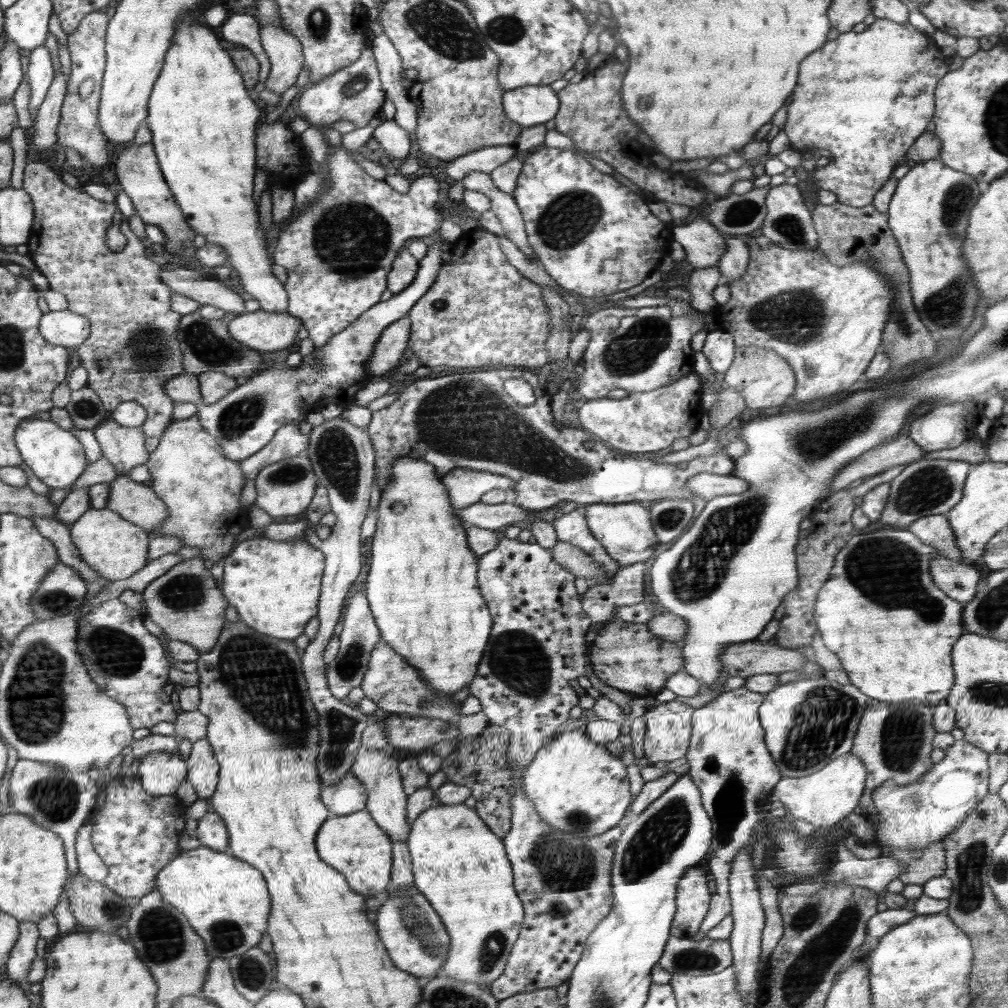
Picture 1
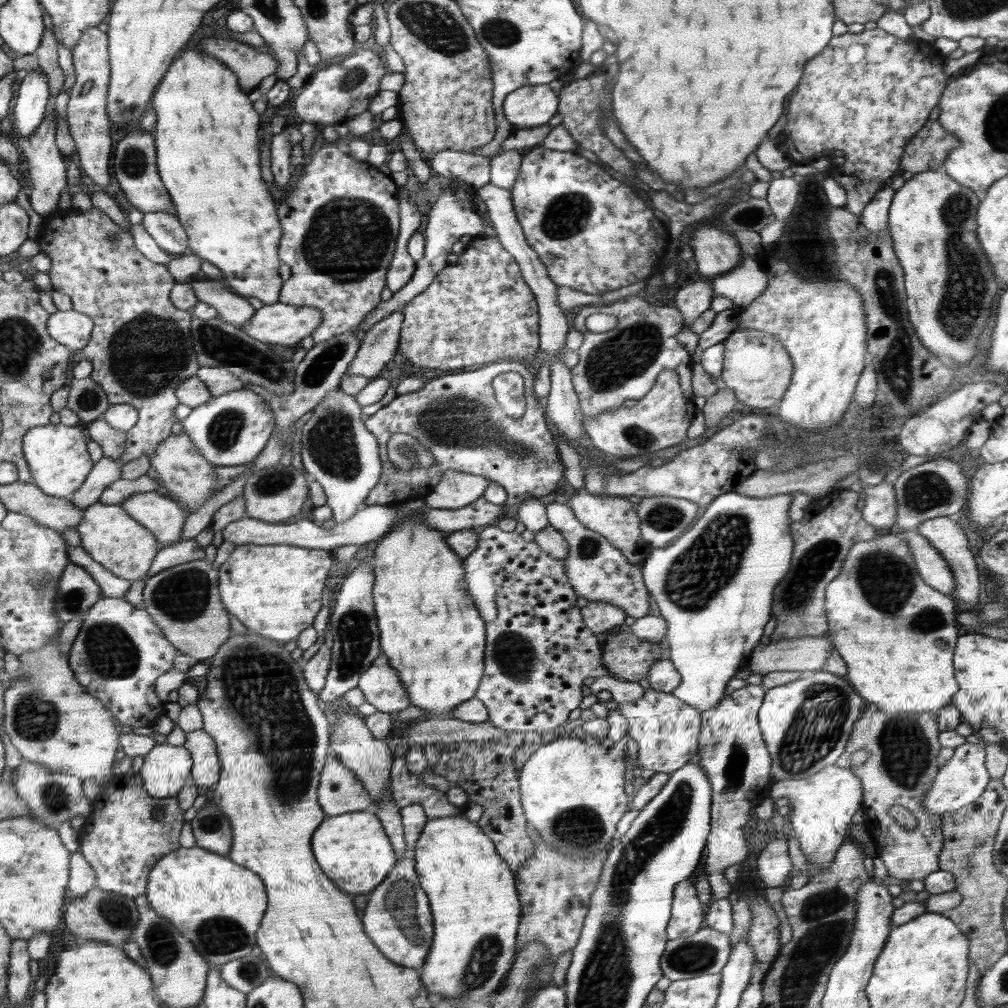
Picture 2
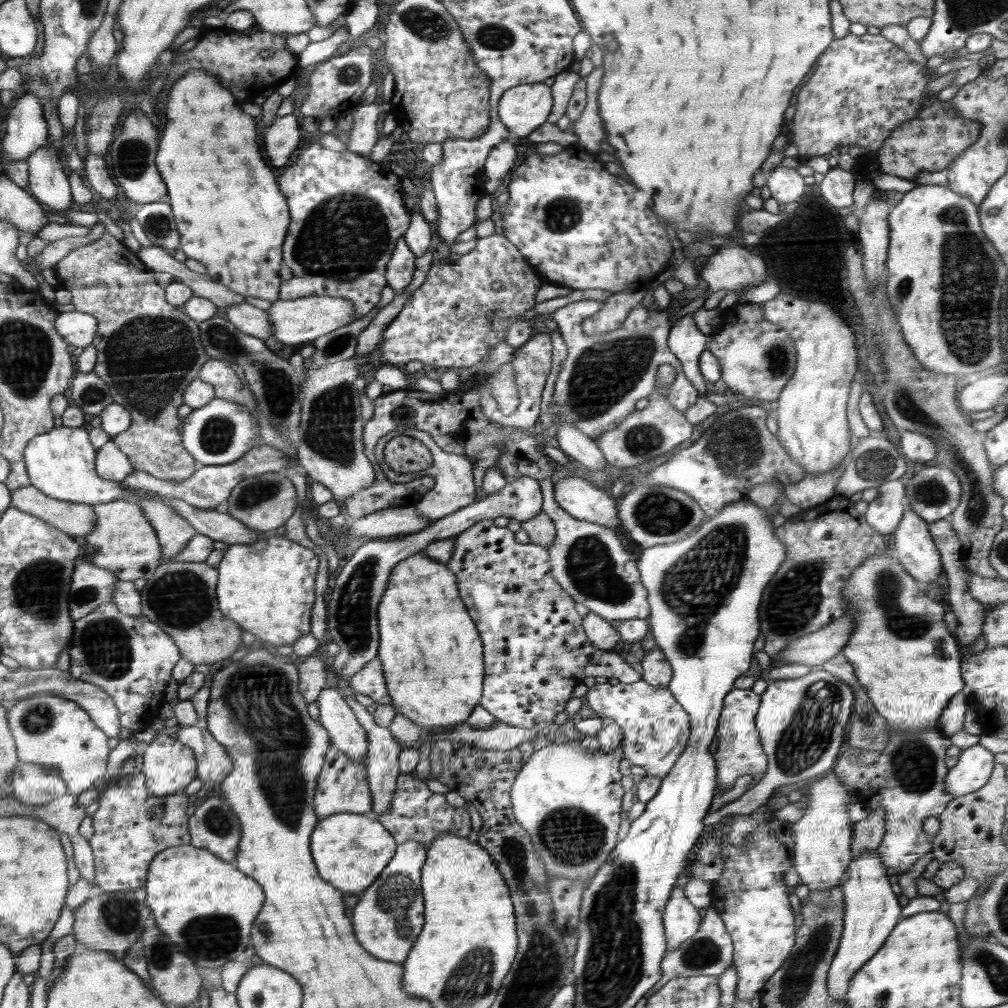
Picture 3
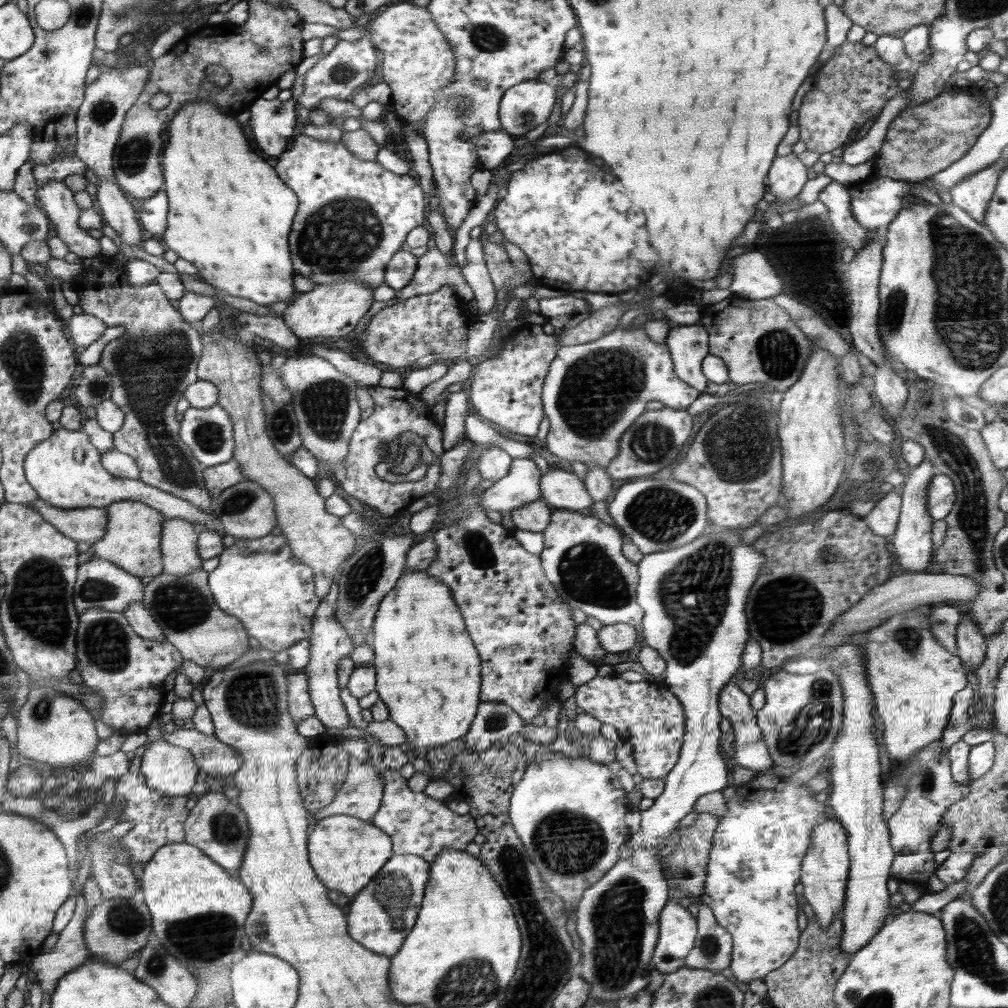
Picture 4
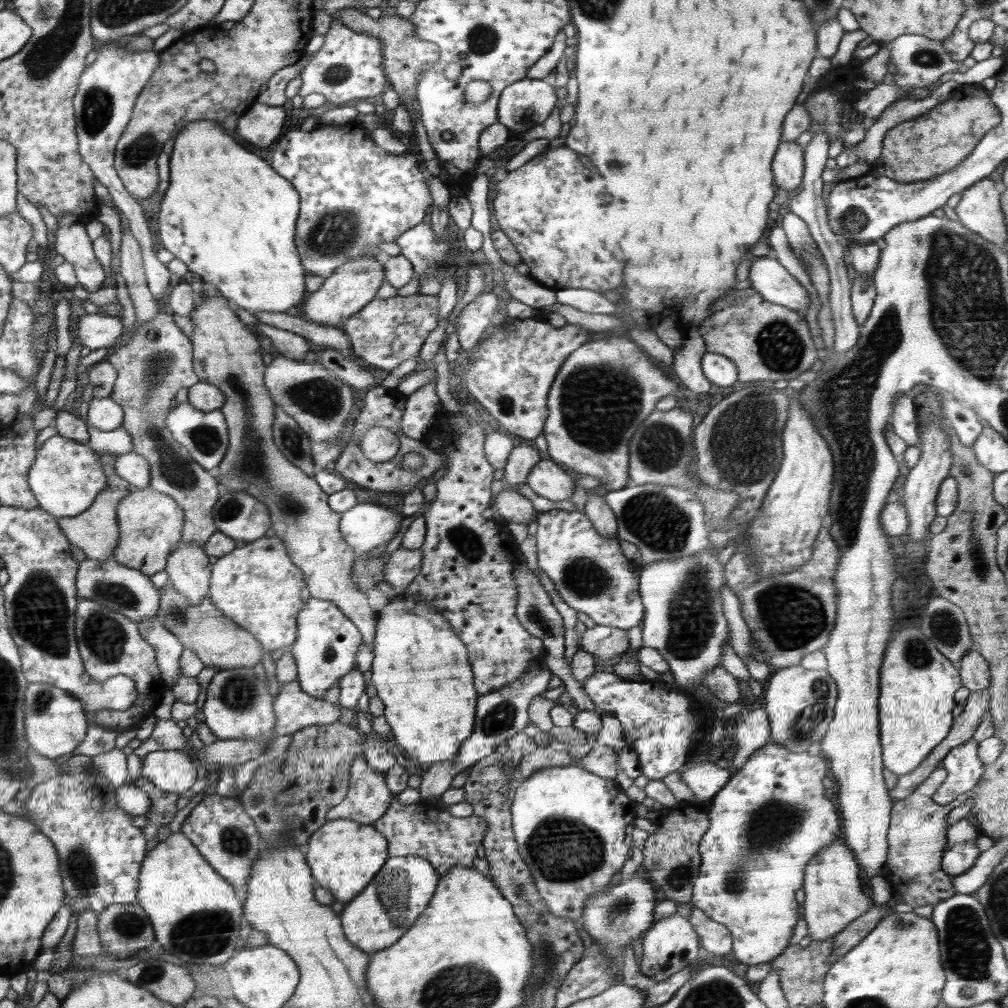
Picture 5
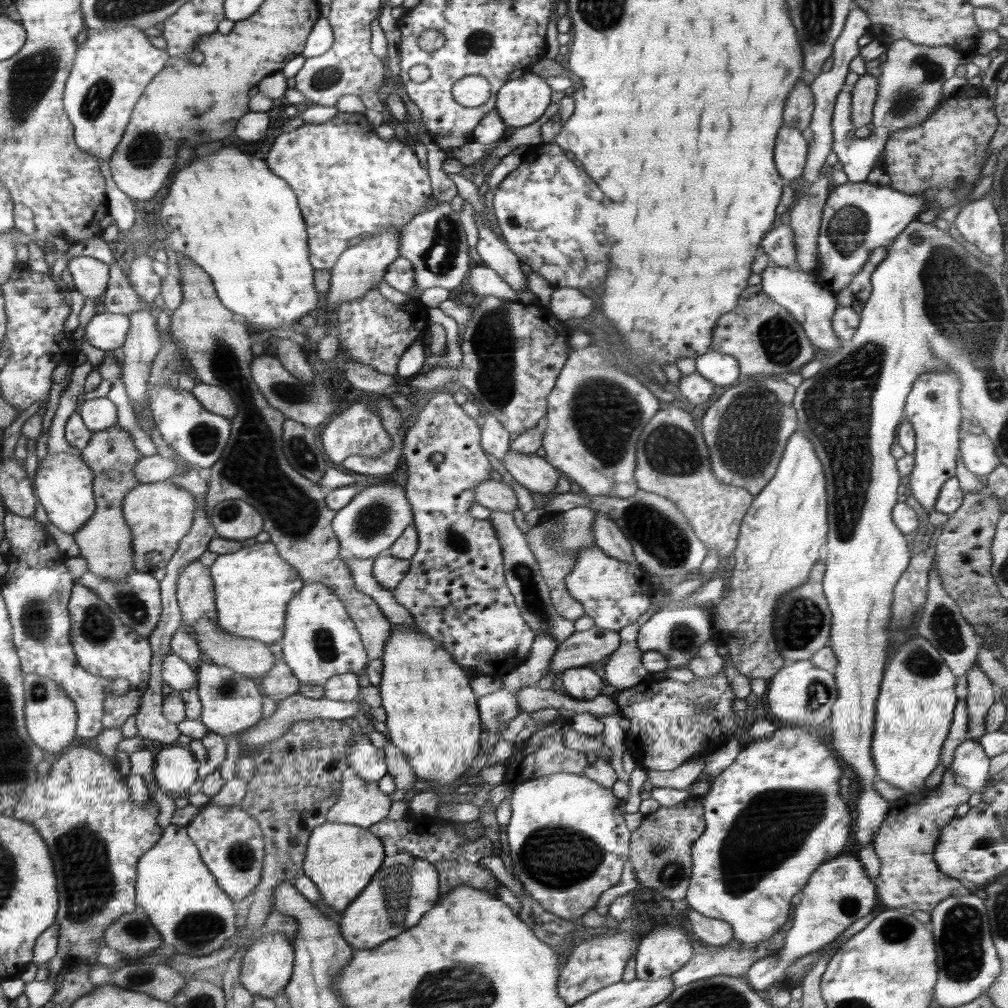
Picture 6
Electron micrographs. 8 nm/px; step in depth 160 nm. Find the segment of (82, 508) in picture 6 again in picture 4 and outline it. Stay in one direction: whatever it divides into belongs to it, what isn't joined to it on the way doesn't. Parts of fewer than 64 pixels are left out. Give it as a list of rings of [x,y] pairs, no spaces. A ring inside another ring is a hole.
[[[65,428],[54,430],[54,433],[44,440],[44,444],[36,444],[36,452],[32,452],[32,456],[28,456],[28,464],[23,464],[23,467],[28,468],[27,480],[32,485],[32,488],[36,488],[36,492],[40,492],[39,497],[49,505],[61,509],[100,508],[122,500],[134,500],[151,505],[152,508],[158,508],[166,516],[166,520],[181,518],[192,524],[203,524],[208,530],[216,530],[218,532],[222,530],[222,523],[218,517],[215,517],[212,513],[205,513],[202,509],[199,509],[187,500],[179,496],[174,496],[164,489],[146,484],[140,479],[116,477],[108,472],[102,465],[101,452],[90,442],[89,436],[82,430],[68,430]]]

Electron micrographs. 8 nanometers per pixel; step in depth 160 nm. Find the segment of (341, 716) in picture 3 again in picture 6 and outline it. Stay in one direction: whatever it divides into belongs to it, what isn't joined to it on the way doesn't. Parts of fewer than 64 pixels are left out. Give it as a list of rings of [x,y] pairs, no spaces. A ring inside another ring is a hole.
[[[320,583],[303,585],[302,591],[288,604],[285,635],[280,640],[282,658],[302,685],[326,685],[332,676],[360,673],[370,658],[362,634],[352,621],[343,601],[332,589]]]

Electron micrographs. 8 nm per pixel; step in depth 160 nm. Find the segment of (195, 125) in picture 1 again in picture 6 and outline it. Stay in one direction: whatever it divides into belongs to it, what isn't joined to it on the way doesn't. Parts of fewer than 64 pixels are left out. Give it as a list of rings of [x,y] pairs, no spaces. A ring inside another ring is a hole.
[[[220,148],[212,158],[196,158],[175,174],[160,210],[160,222],[167,237],[155,241],[155,249],[165,246],[200,265],[216,280],[215,291],[232,312],[241,314],[261,328],[289,328],[318,304],[314,267],[309,261],[308,233],[298,196],[280,175],[268,170],[264,160],[252,158],[236,148]]]

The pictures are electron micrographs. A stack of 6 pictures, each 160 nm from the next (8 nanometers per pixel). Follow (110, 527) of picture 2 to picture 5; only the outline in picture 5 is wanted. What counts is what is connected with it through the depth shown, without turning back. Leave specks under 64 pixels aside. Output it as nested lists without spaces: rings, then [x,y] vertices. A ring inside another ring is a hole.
[[[149,488],[136,489],[126,495],[118,506],[119,546],[114,561],[135,568],[148,577],[165,570],[168,556],[180,546],[186,513],[174,497]]]

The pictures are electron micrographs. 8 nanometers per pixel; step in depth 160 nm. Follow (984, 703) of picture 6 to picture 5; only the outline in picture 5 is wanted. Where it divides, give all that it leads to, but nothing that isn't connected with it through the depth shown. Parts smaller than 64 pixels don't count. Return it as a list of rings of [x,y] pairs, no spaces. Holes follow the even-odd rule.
[[[976,648],[970,649],[959,660],[958,669],[962,687],[970,692],[980,692],[991,685],[989,664]]]

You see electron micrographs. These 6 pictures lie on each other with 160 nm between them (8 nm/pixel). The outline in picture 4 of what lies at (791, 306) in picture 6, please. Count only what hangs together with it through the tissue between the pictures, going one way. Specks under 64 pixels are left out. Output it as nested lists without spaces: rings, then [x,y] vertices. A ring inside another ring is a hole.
[[[751,251],[737,256],[727,272],[732,274],[729,290],[733,295],[760,300],[784,293],[780,276],[766,257],[758,252]]]

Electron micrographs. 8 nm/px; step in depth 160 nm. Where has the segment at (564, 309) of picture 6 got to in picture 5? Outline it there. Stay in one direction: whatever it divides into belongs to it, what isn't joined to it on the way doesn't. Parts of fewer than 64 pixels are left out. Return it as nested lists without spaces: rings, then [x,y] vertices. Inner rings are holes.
[[[563,288],[556,291],[557,302],[567,304],[581,310],[582,312],[590,312],[592,314],[613,314],[617,303],[606,299],[602,293],[588,290],[587,288]]]

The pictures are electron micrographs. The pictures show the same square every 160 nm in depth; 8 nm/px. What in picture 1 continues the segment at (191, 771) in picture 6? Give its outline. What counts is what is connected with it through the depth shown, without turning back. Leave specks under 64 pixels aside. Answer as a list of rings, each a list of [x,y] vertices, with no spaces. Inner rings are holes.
[[[147,752],[141,756],[137,777],[152,796],[174,795],[186,778],[186,763],[178,753]]]

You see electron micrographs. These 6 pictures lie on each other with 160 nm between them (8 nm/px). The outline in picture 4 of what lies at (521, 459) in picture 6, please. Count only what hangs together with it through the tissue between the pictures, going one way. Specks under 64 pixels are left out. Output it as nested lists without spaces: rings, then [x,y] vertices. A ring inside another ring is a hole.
[[[551,468],[540,479],[541,499],[553,509],[587,512],[593,504],[585,481],[573,472]]]

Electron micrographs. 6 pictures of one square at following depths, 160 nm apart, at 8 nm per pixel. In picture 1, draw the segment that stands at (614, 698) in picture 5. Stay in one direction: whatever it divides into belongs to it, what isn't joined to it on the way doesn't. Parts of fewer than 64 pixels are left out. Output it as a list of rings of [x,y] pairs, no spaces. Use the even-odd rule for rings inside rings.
[[[676,700],[657,703],[643,714],[646,723],[643,756],[650,764],[663,765],[685,757],[692,734],[692,713],[694,708]]]

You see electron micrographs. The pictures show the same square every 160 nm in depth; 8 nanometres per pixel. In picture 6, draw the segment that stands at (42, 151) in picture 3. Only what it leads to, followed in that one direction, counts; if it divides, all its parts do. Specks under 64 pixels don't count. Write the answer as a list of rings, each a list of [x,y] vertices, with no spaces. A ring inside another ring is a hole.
[[[77,256],[68,260],[76,290],[86,298],[96,299],[95,312],[101,312],[100,302],[109,281],[109,265],[89,256]]]

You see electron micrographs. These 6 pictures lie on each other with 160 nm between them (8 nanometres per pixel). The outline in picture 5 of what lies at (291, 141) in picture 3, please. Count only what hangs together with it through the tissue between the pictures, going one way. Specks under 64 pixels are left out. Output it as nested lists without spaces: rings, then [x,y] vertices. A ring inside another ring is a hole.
[[[257,103],[238,120],[238,134],[258,148],[268,148],[282,136],[284,120],[286,113],[282,106]]]

